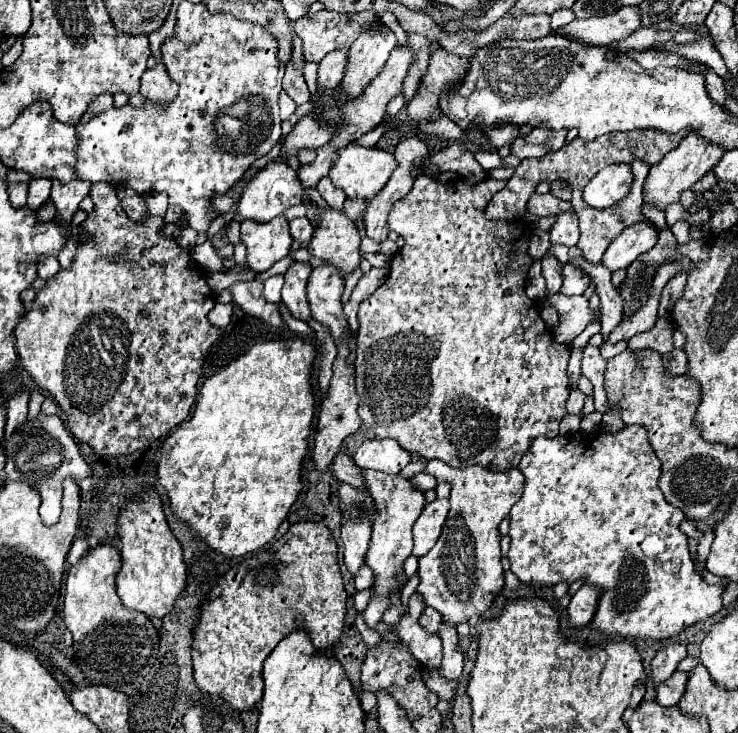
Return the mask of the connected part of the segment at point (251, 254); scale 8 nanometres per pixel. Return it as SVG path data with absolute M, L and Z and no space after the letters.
M285 215L273 217L269 223L257 223L253 219L241 221L241 241L247 247L247 265L249 269L263 273L273 263L289 255L291 235L289 221Z

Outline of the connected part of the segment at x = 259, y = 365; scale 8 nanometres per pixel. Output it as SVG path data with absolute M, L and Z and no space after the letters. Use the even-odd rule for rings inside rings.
M301 337L253 345L245 355L203 383L195 415L165 439L157 479L171 499L171 509L191 529L201 533L209 547L227 557L239 557L269 543L301 491L301 463L309 451L315 415L311 387L315 355L315 343Z

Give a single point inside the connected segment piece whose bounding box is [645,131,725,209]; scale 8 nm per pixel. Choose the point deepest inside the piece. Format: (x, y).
(677, 171)

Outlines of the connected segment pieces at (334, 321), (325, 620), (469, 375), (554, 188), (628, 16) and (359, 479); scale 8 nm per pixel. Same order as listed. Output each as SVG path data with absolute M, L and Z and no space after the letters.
M319 263L307 283L307 301L311 307L313 319L331 329L333 339L341 339L343 331L347 331L347 317L343 313L343 287L345 281L339 269L333 269L331 263Z
M319 521L291 525L277 543L245 557L241 565L227 571L213 591L209 591L207 601L201 605L199 623L193 627L193 675L197 687L205 693L227 699L239 711L255 707L263 697L263 661L277 643L297 627L303 627L309 631L309 637L319 651L333 647L343 631L345 601L347 593L343 589L337 565L337 545L331 531Z
M419 175L417 181L415 181L415 185L413 185L413 189L411 189L411 193L409 193L409 197L397 201L397 205L393 205L393 213L389 213L389 229L395 231L397 235L401 235L401 237L405 239L405 245L393 255L387 281L385 281L371 297L367 297L367 299L361 303L361 307L359 307L359 331L357 331L357 359L355 359L355 369L357 369L357 393L359 393L359 397L361 397L361 401L359 401L359 417L361 417L361 421L363 421L369 429L375 431L375 437L377 437L377 439L393 437L393 439L397 439L399 445L401 445L403 449L407 449L409 453L417 453L419 457L423 457L423 459L427 459L427 461L429 461L429 459L439 459L439 461L443 461L443 463L447 463L447 465L451 465L451 467L467 467L467 465L471 465L471 463L477 463L477 465L487 467L487 469L491 469L491 471L513 469L513 467L519 465L519 461L521 461L521 457L525 455L525 451L529 449L529 443L533 441L533 437L557 437L559 423L561 423L561 419L567 415L565 401L567 401L567 397L569 397L569 379L567 379L569 347L567 347L567 345L559 345L559 343L555 341L553 329L543 323L543 319L541 319L541 315L539 315L537 303L525 295L527 269L529 269L531 263L533 263L533 259L531 259L529 253L527 253L529 237L531 237L531 227L529 227L523 219L513 219L513 221L507 221L507 219L489 221L489 219L485 219L485 207L487 207L487 203L489 203L491 197L493 197L497 191L501 191L505 185L507 185L507 181L497 181L497 179L491 179L491 177L487 177L485 181L481 181L481 183L477 183L477 185L471 185L471 183L465 183L465 181L461 181L461 179L453 179L453 181L447 181L447 183L439 183L439 181L435 181L435 179L427 177L427 175Z
M555 181L551 183L551 193L559 199L571 199L571 187L565 181Z
M621 7L619 11L605 15L605 17L589 17L581 21L571 21L569 25L557 29L559 33L567 33L573 37L579 37L591 45L609 45L613 41L619 41L621 37L627 37L641 25L639 7Z
M339 453L335 463L333 463L333 471L335 471L335 477L341 481L341 483L347 483L355 489L361 489L361 491L367 491L367 481L363 477L363 471L355 465L355 461L351 457L347 457L345 453Z

